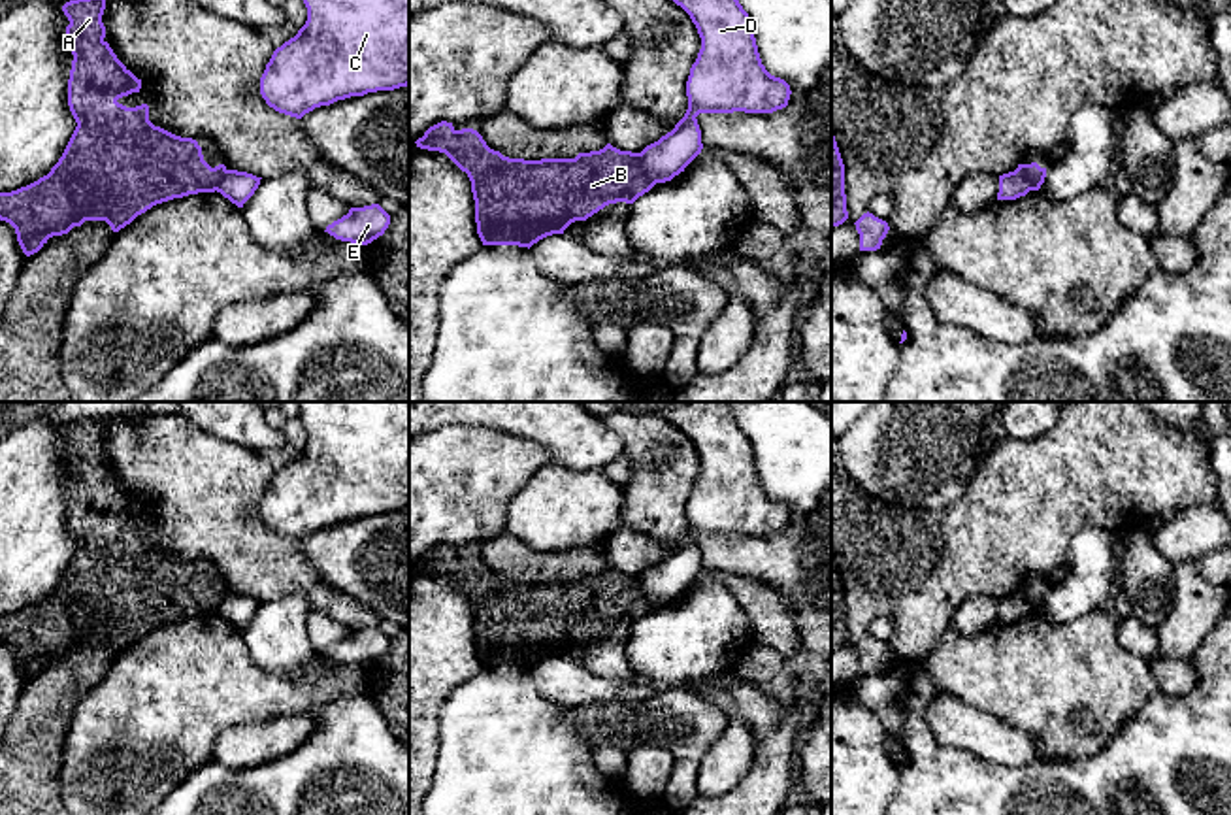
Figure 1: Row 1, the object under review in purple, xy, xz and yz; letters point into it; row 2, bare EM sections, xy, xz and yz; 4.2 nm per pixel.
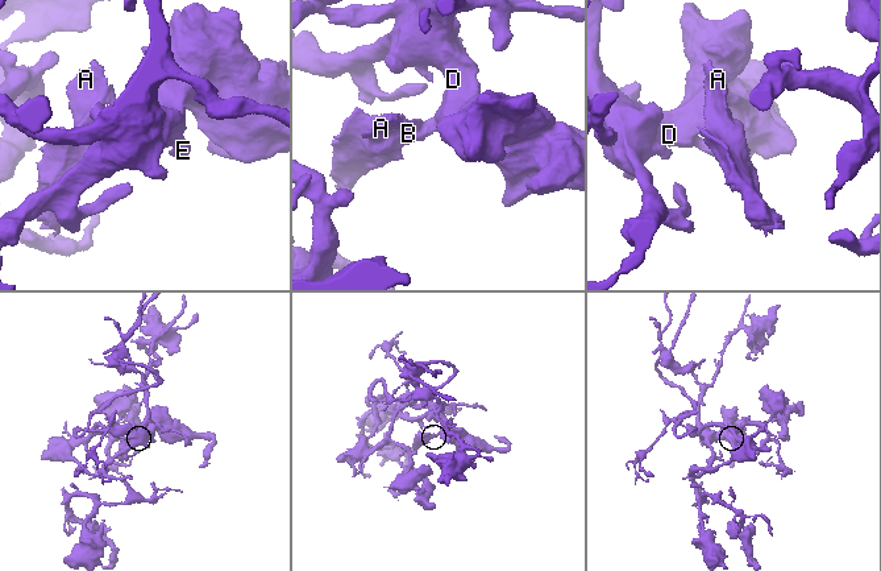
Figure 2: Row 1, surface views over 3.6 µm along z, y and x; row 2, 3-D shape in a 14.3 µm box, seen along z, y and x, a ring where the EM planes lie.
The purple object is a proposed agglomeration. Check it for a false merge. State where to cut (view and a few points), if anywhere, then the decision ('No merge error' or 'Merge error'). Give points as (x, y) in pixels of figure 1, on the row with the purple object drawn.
Split along xz (638, 153), (643, 172), (655, 183). Merge error

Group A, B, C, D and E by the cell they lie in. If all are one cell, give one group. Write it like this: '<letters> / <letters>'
A B / C D E

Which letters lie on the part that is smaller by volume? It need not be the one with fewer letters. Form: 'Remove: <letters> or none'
Remove: A, B

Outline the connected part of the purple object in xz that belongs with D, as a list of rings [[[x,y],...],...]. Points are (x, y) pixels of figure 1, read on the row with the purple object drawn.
[[[673,0],[692,19],[701,49],[686,81],[688,109],[671,132],[639,153],[647,177],[654,183],[671,181],[701,153],[699,113],[773,113],[788,106],[790,85],[771,75],[762,64],[754,26],[739,0]]]

